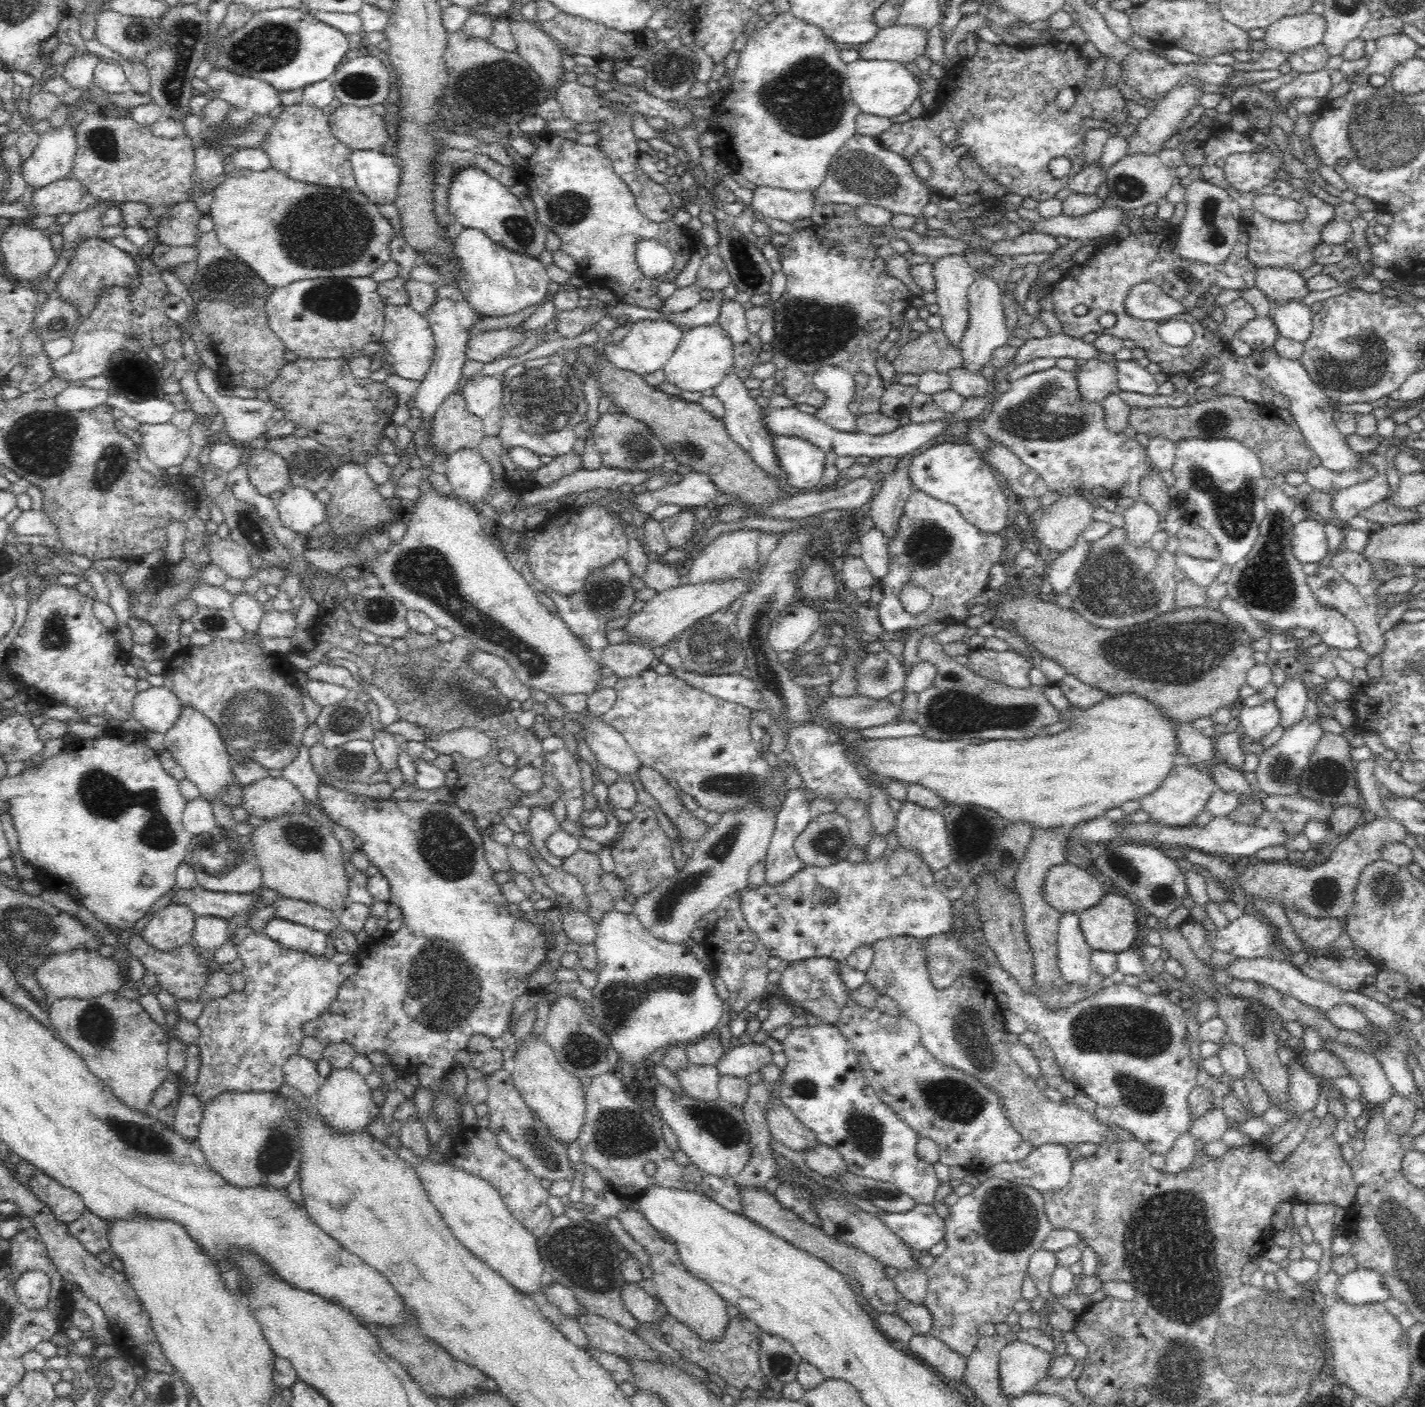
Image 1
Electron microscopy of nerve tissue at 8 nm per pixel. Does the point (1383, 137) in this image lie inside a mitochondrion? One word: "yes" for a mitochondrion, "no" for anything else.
yes

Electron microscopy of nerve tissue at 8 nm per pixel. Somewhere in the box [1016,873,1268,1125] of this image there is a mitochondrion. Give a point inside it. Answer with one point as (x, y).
(1139, 1032)

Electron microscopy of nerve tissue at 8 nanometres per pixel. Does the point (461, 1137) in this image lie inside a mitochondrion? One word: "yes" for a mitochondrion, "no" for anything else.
no

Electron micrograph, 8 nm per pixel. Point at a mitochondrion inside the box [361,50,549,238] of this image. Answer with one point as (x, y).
(502, 87)

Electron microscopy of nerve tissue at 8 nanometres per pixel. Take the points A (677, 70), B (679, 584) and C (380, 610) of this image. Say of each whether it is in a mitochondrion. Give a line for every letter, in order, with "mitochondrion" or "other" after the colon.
A: mitochondrion
B: other
C: mitochondrion

